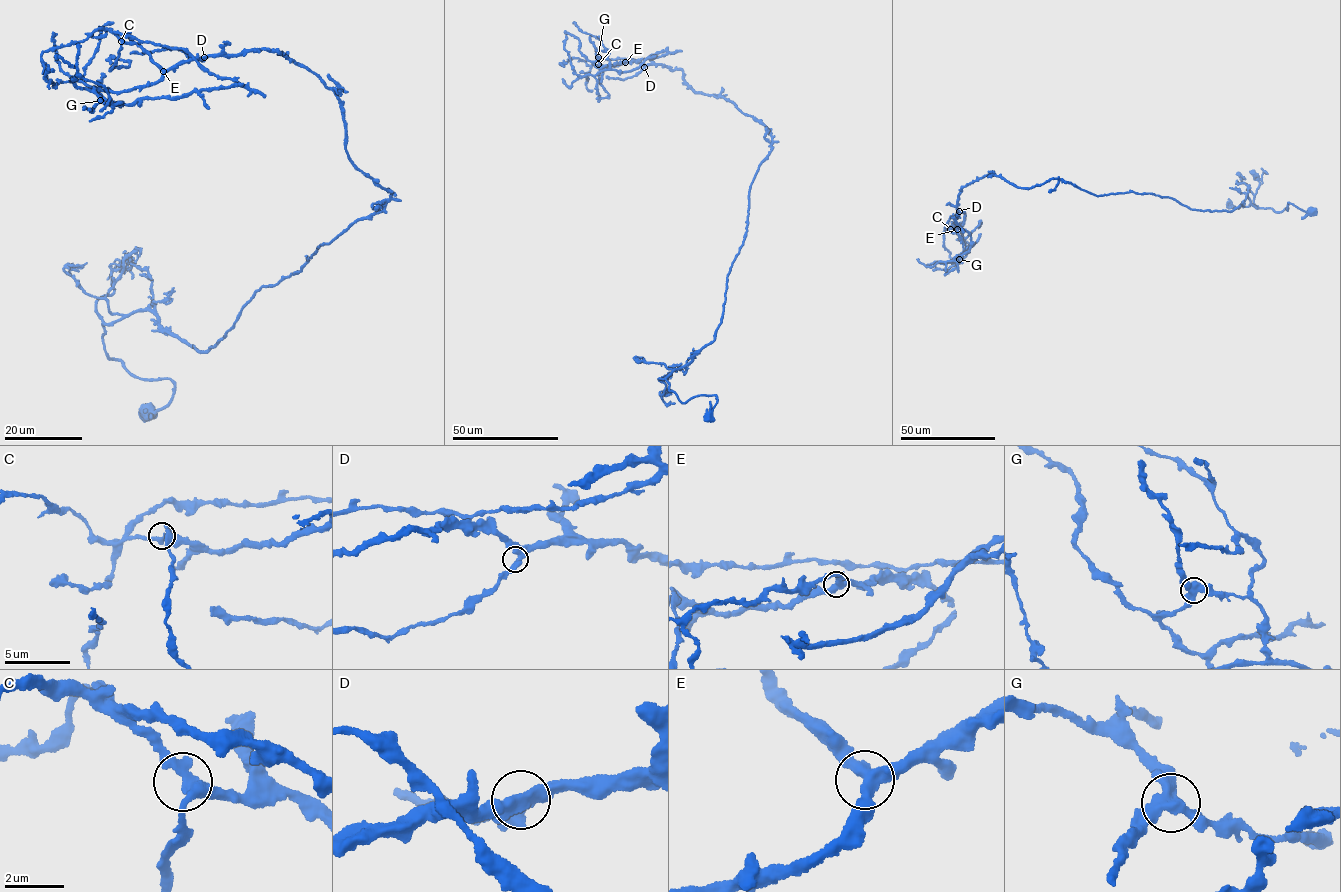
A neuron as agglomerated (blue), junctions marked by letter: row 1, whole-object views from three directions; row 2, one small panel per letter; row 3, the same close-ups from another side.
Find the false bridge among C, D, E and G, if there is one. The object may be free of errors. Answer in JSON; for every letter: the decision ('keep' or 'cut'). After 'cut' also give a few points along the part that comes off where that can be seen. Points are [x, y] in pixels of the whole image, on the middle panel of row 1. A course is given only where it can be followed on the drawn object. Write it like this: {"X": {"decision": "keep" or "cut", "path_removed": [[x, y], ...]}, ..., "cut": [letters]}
{"C": {"decision": "keep"}, "D": {"decision": "keep"}, "E": {"decision": "keep"}, "G": {"decision": "cut", "path_removed": [[598, 58], [623, 72], [667, 53], [653, 58], [598, 59], [589, 72], [580, 72]]}, "cut": ["G"]}

